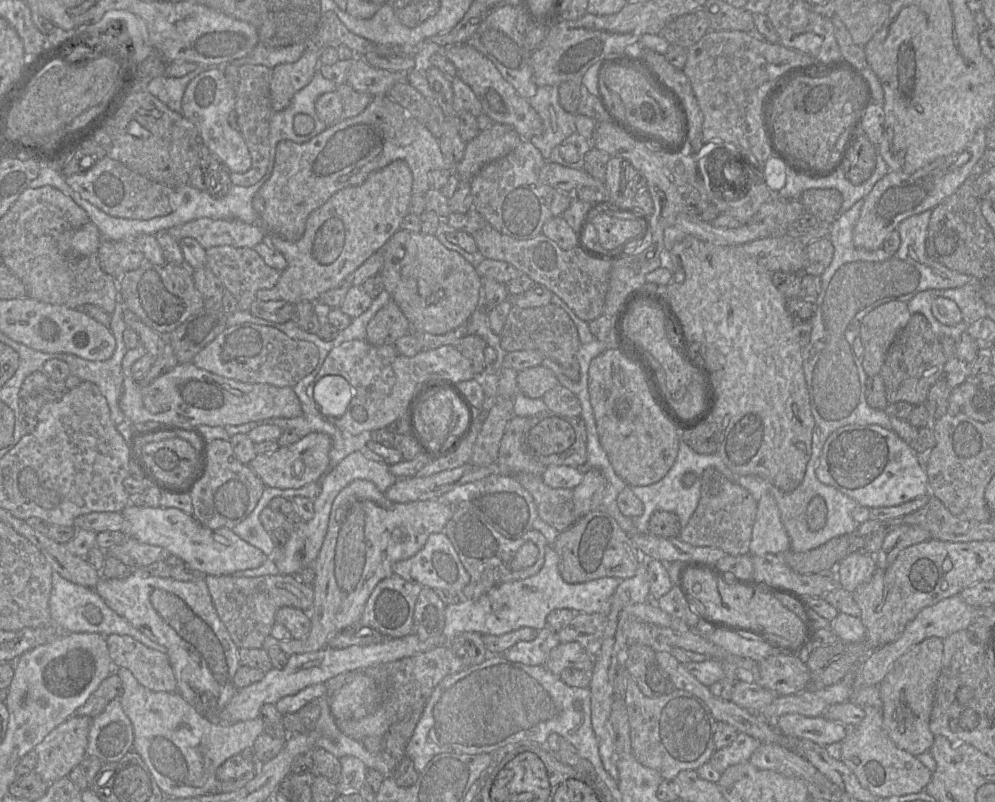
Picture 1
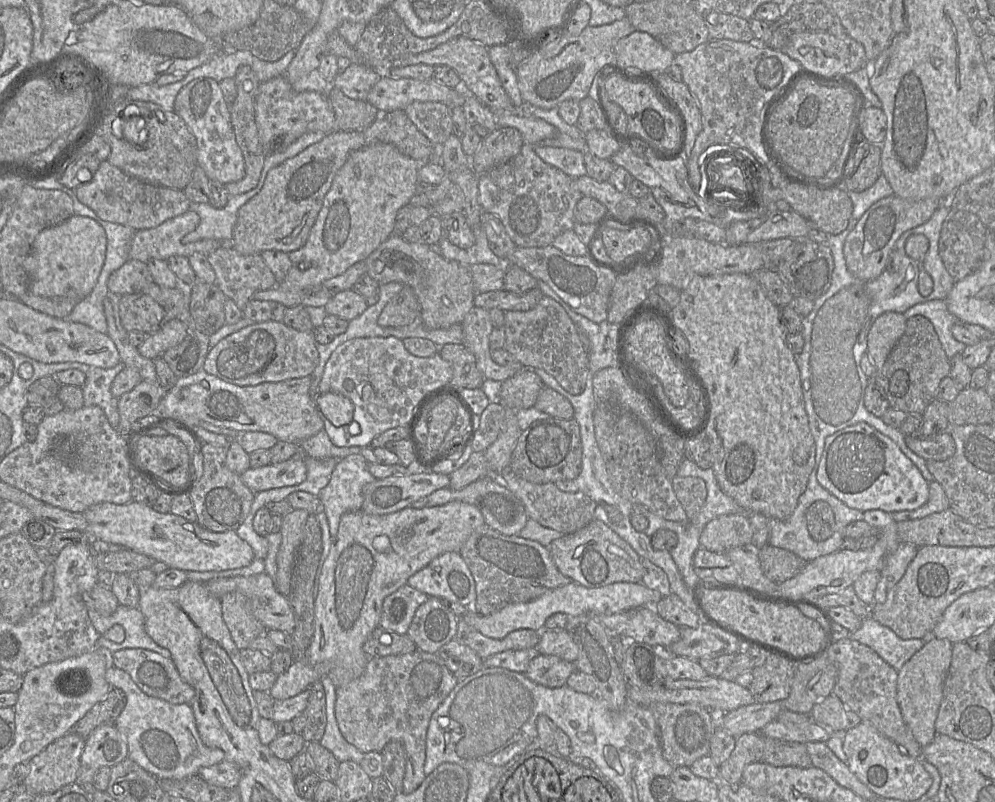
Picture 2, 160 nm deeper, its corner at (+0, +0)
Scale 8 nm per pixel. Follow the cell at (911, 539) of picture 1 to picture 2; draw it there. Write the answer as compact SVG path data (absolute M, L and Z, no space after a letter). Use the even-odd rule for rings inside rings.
M901 542L891 554L881 572L881 578L875 589L875 603L883 604L893 599L895 587L904 576L909 564L915 558L919 547L910 542Z

